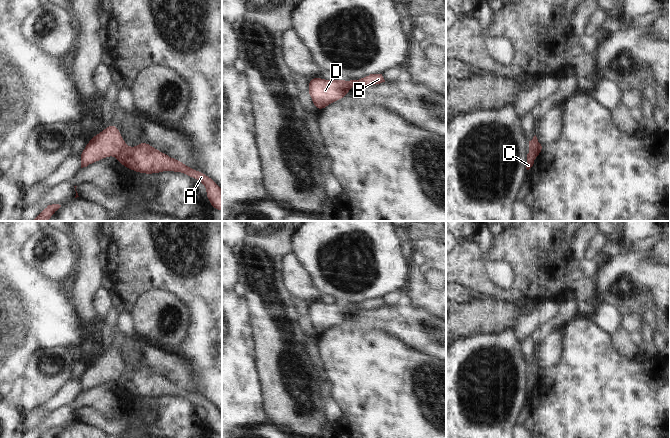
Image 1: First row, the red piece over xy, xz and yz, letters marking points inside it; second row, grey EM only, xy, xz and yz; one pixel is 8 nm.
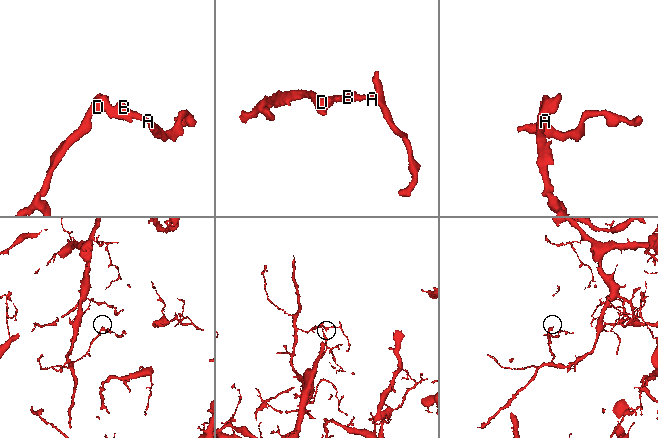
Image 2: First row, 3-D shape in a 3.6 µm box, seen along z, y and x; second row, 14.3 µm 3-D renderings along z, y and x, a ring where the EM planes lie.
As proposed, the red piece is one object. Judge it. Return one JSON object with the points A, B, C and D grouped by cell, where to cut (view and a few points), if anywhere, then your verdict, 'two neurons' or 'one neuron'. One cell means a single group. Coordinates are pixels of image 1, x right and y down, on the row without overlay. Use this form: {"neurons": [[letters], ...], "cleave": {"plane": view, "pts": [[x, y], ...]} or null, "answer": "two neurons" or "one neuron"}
{"neurons": [["A", "B", "C"], ["D"]], "cleave": {"plane": "xy", "pts": [[127, 370], [117, 380]]}, "answer": "two neurons"}

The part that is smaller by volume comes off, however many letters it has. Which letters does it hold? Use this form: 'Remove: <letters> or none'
Remove: A, B, C

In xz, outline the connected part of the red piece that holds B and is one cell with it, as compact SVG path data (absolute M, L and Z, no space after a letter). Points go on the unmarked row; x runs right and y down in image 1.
M370 298L368 300L364 300L357 304L355 303L347 304L347 308L349 309L349 312L358 309L374 310L382 306L385 306L382 298Z

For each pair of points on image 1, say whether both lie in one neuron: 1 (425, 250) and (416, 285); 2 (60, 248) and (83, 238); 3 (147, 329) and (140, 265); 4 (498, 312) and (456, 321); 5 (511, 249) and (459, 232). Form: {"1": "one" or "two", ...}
{"1": "one", "2": "two", "3": "two", "4": "one", "5": "two"}

